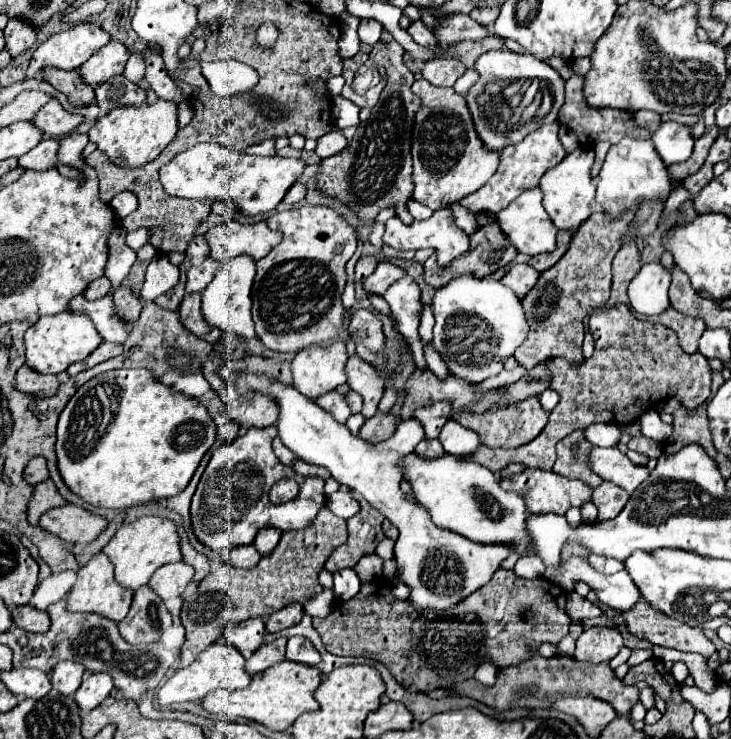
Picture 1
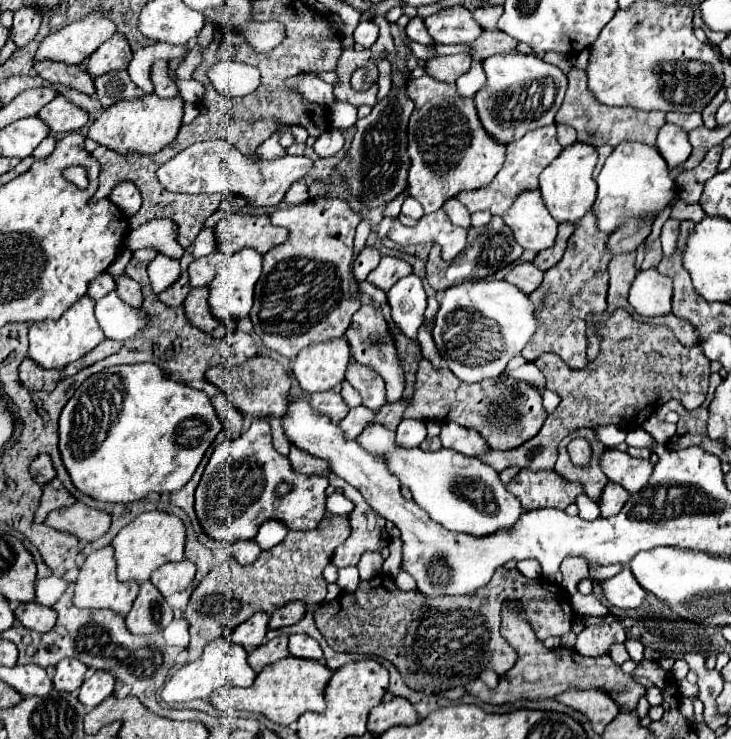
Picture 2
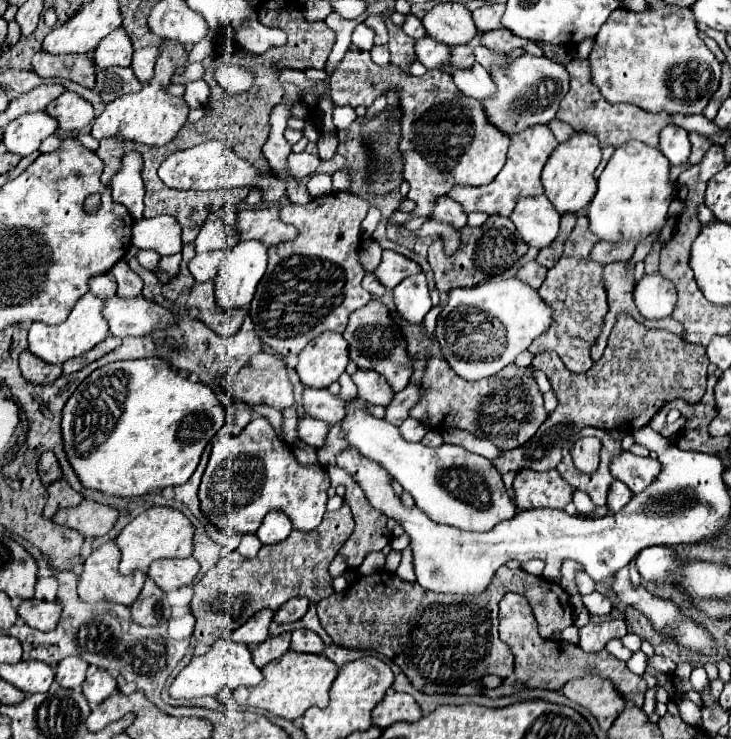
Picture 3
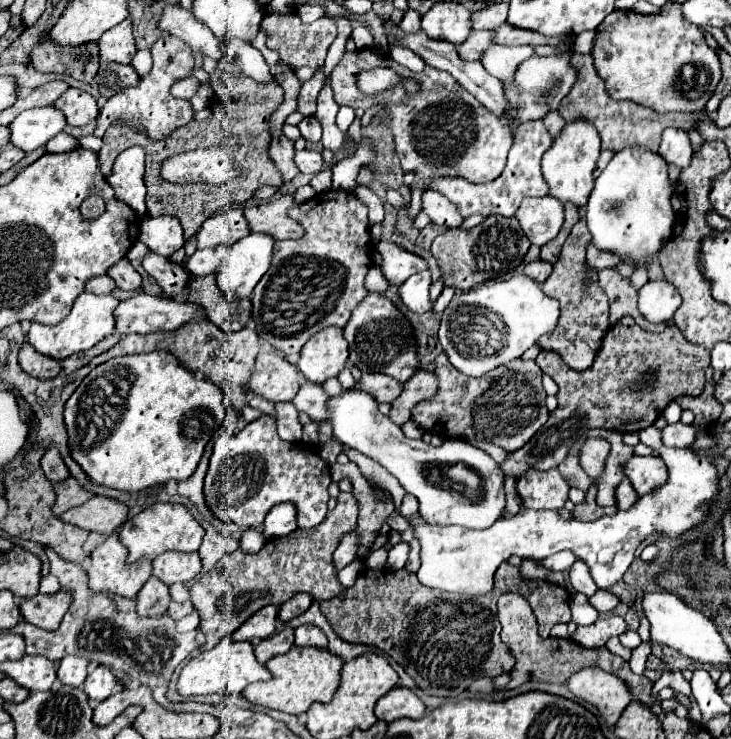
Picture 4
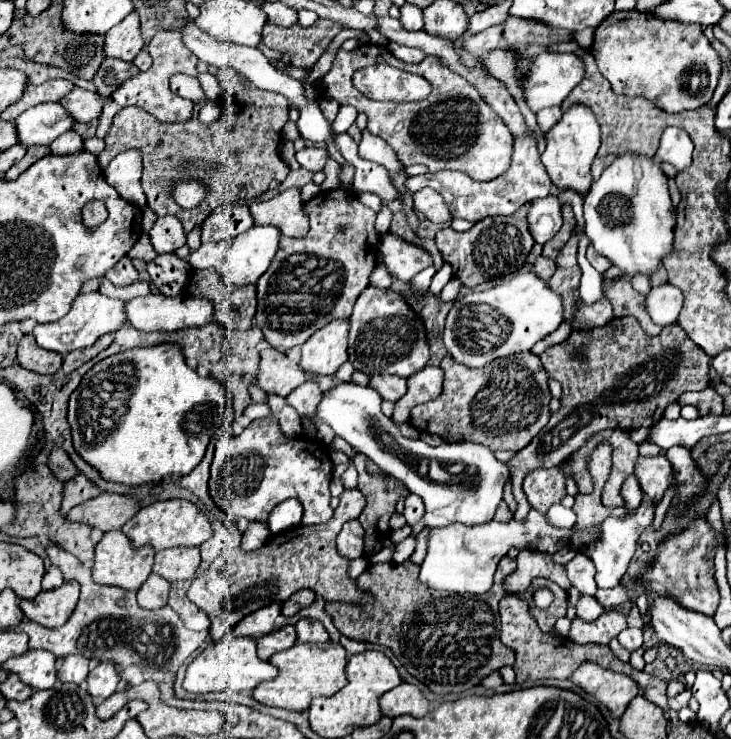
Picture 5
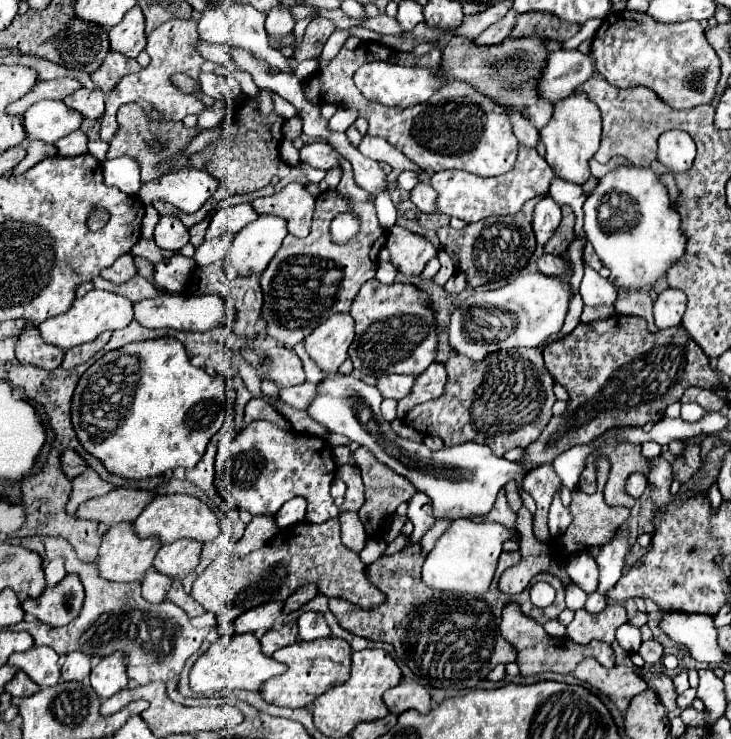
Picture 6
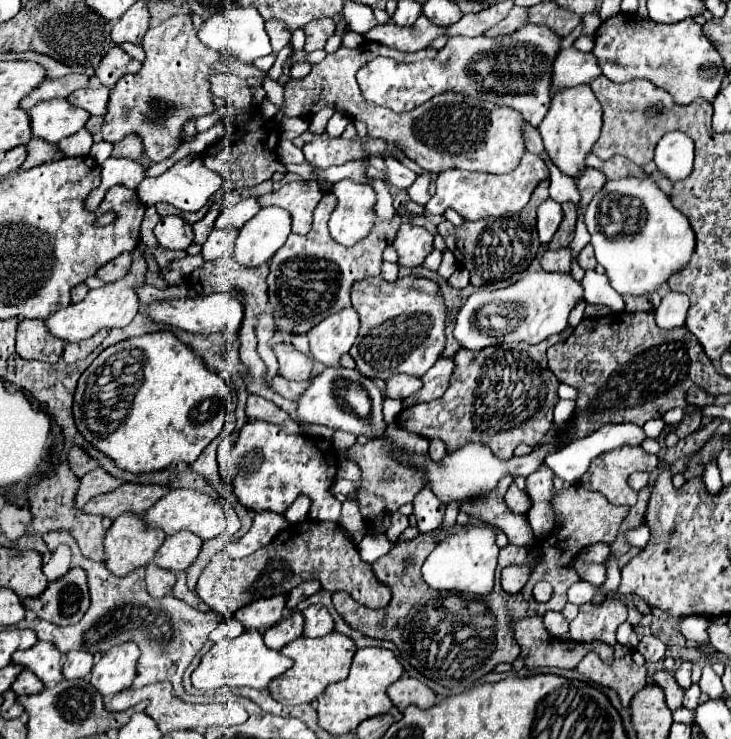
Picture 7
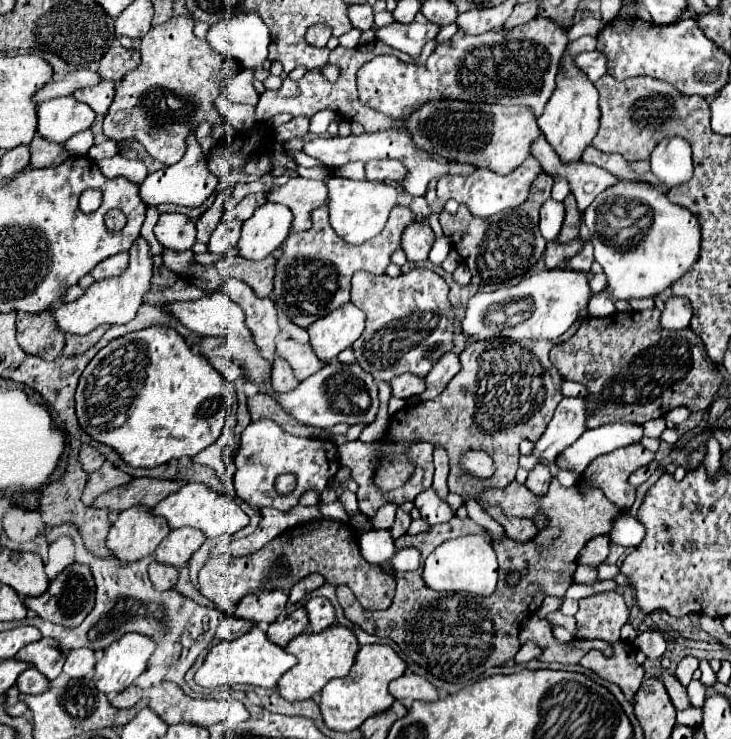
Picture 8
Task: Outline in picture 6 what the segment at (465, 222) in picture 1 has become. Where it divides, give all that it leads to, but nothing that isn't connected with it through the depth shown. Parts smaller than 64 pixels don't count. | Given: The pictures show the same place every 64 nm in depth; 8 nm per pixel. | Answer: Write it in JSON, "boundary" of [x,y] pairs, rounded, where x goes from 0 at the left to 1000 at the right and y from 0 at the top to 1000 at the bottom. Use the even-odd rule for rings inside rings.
{"boundary":[[[577,246],[564,254],[561,271],[564,271],[564,273],[569,276],[569,281],[575,281],[577,287],[594,290],[594,260],[580,260],[580,249],[577,249]]]}

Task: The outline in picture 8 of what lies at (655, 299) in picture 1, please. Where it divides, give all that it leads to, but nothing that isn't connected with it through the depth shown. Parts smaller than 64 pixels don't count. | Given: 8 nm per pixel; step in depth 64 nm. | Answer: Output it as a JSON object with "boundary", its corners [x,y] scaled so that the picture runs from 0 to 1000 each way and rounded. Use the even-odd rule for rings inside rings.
{"boundary":[[[919,401],[911,409],[911,417],[906,419],[903,428],[903,438],[911,447],[936,447],[944,441],[947,433],[947,414],[938,403],[930,401]]]}

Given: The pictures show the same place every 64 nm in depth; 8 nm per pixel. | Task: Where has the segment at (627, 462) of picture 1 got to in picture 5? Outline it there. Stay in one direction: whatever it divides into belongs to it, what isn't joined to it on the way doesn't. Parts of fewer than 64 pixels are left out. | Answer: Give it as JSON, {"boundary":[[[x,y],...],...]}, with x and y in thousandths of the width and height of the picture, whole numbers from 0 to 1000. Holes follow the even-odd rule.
{"boundary":[[[900,614],[895,620],[876,617],[867,641],[881,668],[886,668],[892,677],[906,677],[908,666],[917,658],[917,625],[908,614]]]}

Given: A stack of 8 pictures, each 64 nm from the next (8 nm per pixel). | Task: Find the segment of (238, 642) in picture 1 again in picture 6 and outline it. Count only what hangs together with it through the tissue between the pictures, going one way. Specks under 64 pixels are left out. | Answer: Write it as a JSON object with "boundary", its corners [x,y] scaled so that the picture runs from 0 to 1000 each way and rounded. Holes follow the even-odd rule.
{"boundary":[[[364,815],[358,820],[350,820],[347,825],[337,825],[337,831],[331,831],[323,839],[323,855],[326,858],[334,858],[334,855],[361,858],[375,847],[383,831],[386,831],[386,815]]]}

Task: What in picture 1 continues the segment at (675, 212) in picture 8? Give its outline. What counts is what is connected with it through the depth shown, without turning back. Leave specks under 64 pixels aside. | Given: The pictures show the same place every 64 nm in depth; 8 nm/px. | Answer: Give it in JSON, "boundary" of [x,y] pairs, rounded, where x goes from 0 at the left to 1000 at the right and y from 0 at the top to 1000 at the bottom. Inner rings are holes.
{"boundary":[[[854,187],[851,192],[834,200],[826,217],[826,225],[818,235],[815,273],[834,295],[843,295],[854,284],[862,284],[870,276],[873,265],[876,273],[908,273],[917,260],[919,260],[919,244],[914,238],[914,225],[900,211],[895,195],[889,189]]]}

